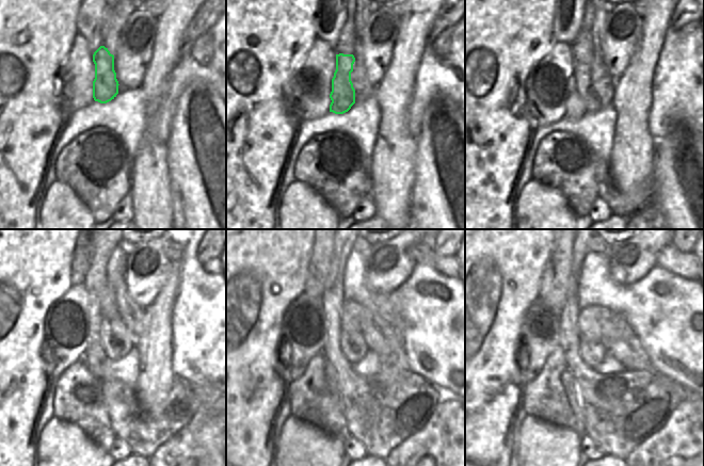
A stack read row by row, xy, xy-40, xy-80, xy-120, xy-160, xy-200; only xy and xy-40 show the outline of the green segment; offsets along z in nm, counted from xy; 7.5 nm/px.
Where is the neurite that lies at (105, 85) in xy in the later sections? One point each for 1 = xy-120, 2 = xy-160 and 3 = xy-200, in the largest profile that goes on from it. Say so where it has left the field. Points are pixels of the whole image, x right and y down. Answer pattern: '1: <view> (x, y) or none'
1: xy-120 (94, 356)
2: xy-160 (381, 416)
3: xy-200 (622, 410)

